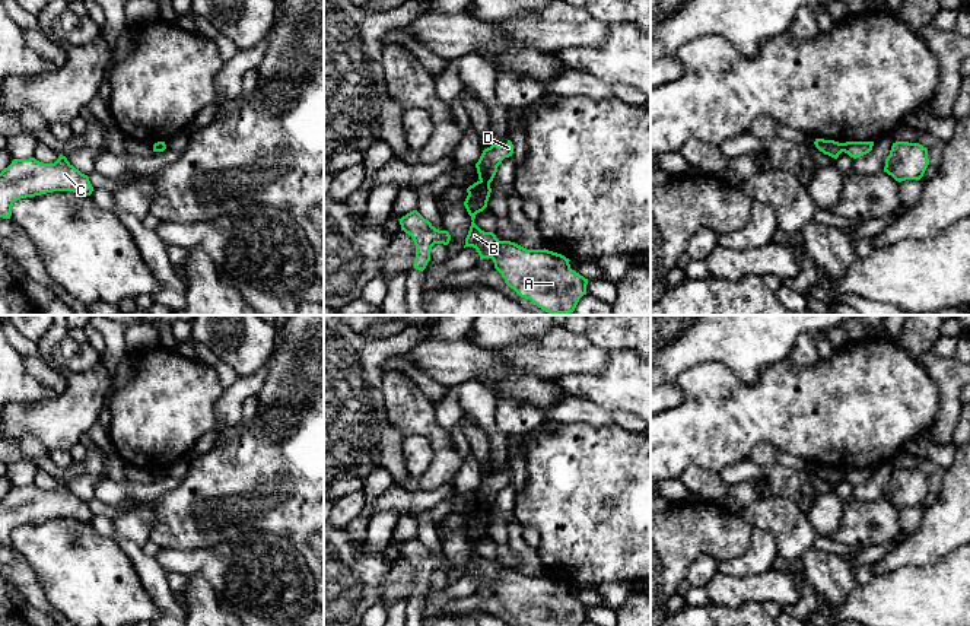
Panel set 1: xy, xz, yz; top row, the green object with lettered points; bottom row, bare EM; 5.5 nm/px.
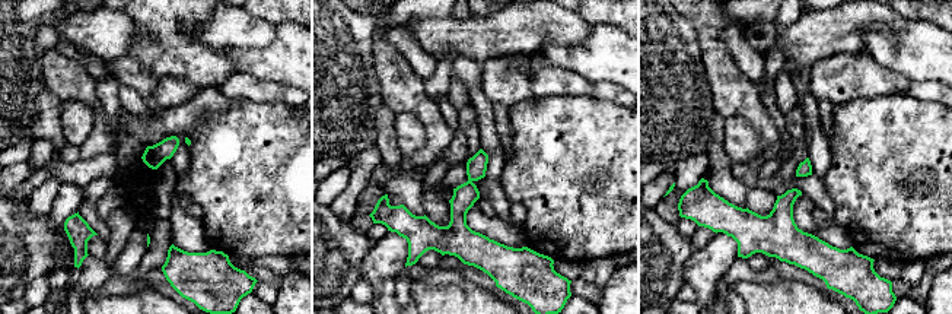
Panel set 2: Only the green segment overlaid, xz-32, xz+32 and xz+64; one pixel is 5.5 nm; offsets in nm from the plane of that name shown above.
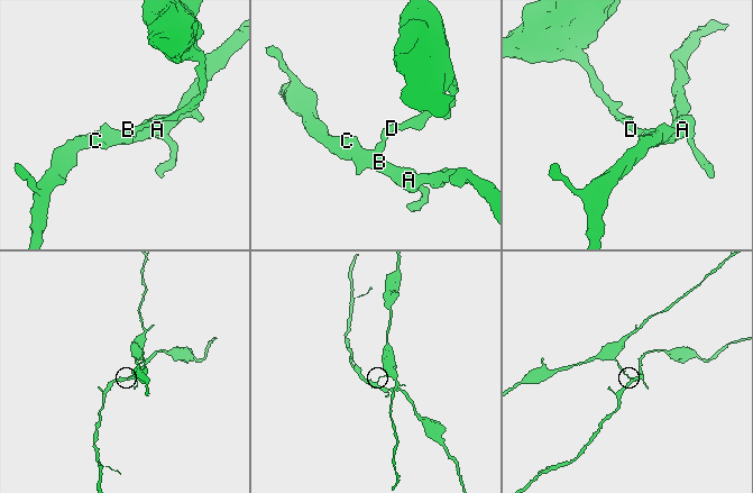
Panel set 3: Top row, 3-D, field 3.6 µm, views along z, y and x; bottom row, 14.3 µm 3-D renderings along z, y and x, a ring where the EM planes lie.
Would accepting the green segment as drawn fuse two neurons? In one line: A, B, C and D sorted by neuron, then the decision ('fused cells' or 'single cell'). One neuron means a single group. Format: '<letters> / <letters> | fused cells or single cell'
A B C / D | fused cells

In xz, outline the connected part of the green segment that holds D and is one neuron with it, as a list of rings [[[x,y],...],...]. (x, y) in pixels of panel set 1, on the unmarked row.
[[[508,467],[508,470],[503,473],[492,471],[490,474],[484,476],[478,489],[476,490],[478,506],[492,509],[497,499],[497,493],[505,484],[512,483],[512,480],[513,471],[511,467]]]

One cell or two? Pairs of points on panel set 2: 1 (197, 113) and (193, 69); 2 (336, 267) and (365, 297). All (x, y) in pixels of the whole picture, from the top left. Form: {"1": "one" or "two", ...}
{"1": "two", "2": "two"}

